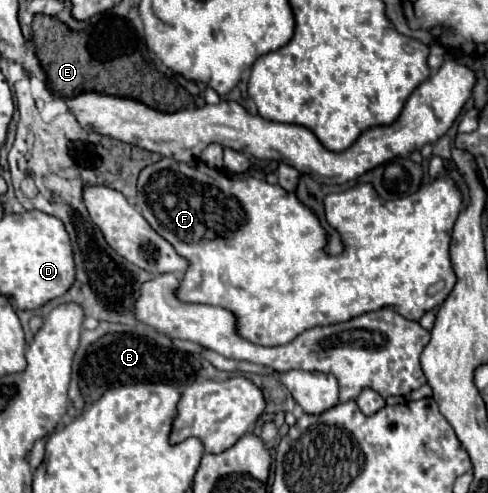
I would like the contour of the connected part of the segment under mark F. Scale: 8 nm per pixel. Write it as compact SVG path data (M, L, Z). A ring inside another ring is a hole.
M161 158L143 168L137 184L137 208L141 208L151 228L189 262L175 290L181 302L221 306L235 314L235 328L243 340L261 346L281 346L309 328L347 322L379 308L391 308L403 318L419 322L425 312L445 302L449 290L453 290L449 244L453 222L461 212L461 194L447 176L423 188L419 194L401 196L397 200L379 198L369 184L327 196L325 218L333 222L345 246L339 256L325 254L325 230L313 210L299 202L295 194L285 192L279 184L257 178L237 180L225 176L203 162L185 164L173 158Z

